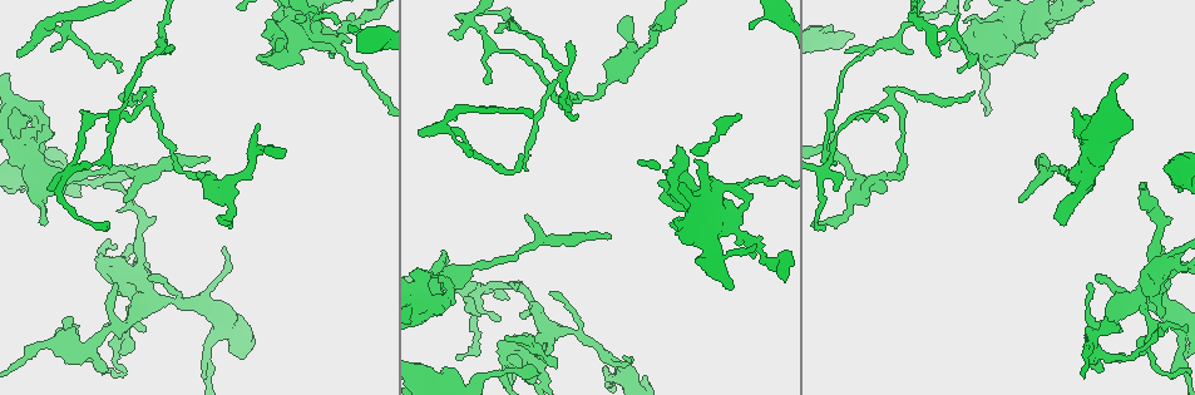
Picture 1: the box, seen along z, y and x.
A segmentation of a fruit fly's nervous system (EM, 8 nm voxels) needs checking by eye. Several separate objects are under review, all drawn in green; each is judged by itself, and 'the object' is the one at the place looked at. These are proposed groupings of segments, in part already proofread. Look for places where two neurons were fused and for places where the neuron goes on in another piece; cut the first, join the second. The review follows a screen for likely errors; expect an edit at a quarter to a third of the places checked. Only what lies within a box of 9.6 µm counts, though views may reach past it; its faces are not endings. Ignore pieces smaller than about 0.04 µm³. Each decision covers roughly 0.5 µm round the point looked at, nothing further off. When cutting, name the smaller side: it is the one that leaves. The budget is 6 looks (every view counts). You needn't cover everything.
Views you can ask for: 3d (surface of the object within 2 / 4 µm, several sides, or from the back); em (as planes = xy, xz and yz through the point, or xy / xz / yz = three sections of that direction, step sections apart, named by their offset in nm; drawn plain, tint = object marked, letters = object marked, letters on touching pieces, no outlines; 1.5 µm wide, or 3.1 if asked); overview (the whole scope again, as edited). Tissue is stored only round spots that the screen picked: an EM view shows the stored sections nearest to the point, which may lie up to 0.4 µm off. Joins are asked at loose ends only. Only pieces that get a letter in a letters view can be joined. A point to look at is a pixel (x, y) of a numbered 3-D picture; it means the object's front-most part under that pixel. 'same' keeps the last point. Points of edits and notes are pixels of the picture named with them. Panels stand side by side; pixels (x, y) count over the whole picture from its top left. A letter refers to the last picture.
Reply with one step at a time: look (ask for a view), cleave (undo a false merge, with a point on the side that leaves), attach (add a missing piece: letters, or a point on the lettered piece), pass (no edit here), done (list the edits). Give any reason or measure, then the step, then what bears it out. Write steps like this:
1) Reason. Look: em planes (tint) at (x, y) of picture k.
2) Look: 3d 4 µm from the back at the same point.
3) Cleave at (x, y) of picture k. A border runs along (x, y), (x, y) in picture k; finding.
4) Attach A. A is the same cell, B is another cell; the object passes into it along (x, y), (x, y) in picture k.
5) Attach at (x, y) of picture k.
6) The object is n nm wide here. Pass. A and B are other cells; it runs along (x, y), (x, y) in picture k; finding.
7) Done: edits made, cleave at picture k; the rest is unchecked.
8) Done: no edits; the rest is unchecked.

An open end. Look: 3d 2 µm at (350, 30) of picture 1.

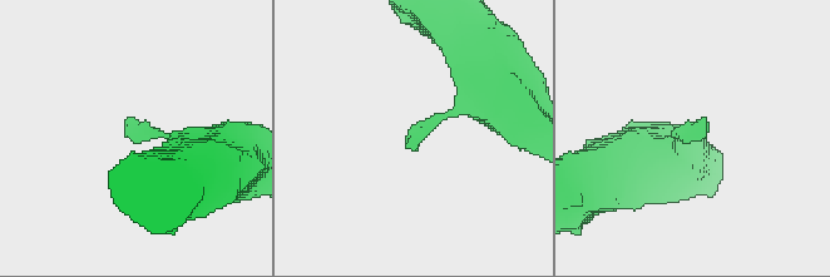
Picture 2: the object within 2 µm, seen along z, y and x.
Need the tissue. Look: em planes (letters) at (408, 146) of picture 2.

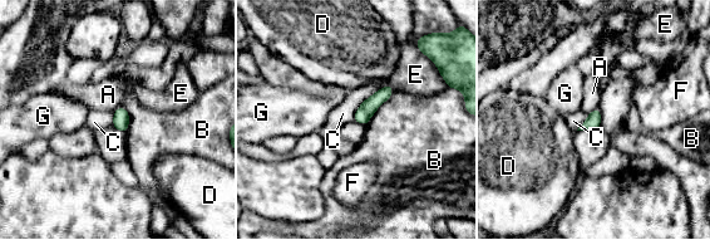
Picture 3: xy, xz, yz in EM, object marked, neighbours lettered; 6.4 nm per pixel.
The object is 100 nm wide here. Pass. A, B, C, D, E, F and G are other cells; it runs along (389, 89), (356, 118) in picture 3; no lettered piece goes on from it.

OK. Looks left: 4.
An open end. Look: em planes (plain) at (526, 214) of picture 1.

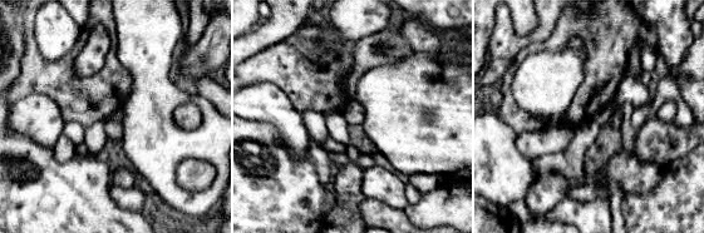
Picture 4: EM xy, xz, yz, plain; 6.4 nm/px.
Look: em planes (letters) at the same point.

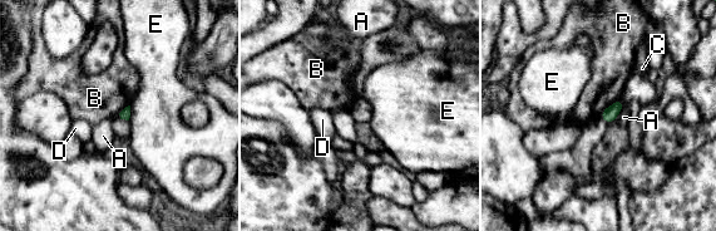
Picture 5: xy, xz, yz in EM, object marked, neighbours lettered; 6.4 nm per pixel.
The longest contact is with B, 180 nm. Pass. A, B, C, D and E are other cells; none of them fits.

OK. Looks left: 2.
Free end. Look: 3d 4 µm at (539, 372) of picture 1.

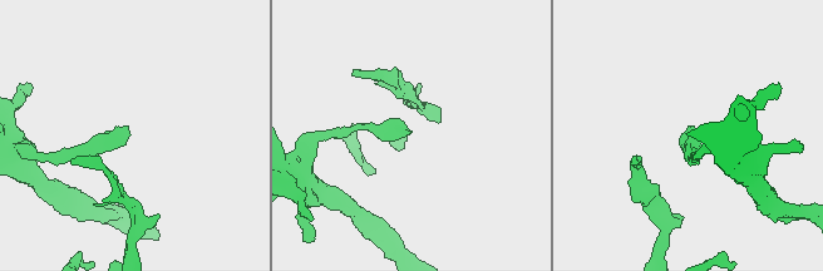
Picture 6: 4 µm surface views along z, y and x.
Shape alone is not enough. Look: em planes (letters) at (124, 129) of picture 6.

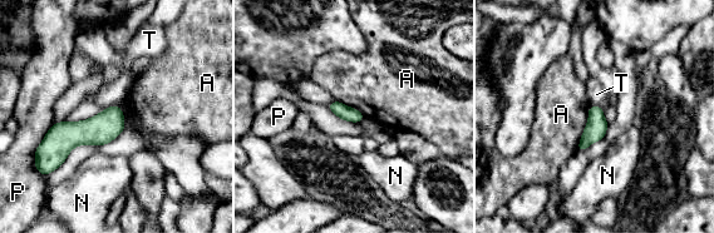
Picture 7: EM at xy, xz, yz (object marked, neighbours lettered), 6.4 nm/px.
Pass. A, N, P and T are other cells; a border runs along (590, 105), (587, 123), (576, 149) in picture 7; no lettered piece goes on from it.

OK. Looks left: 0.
Done: no edits; the rest is unchecked.

